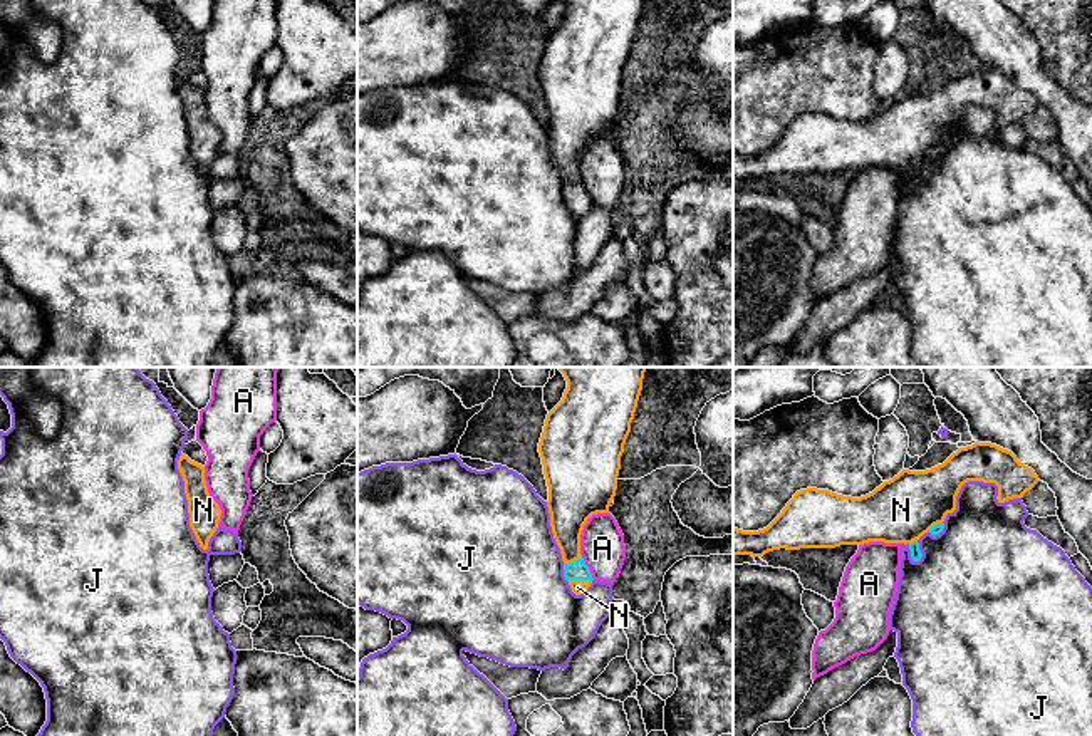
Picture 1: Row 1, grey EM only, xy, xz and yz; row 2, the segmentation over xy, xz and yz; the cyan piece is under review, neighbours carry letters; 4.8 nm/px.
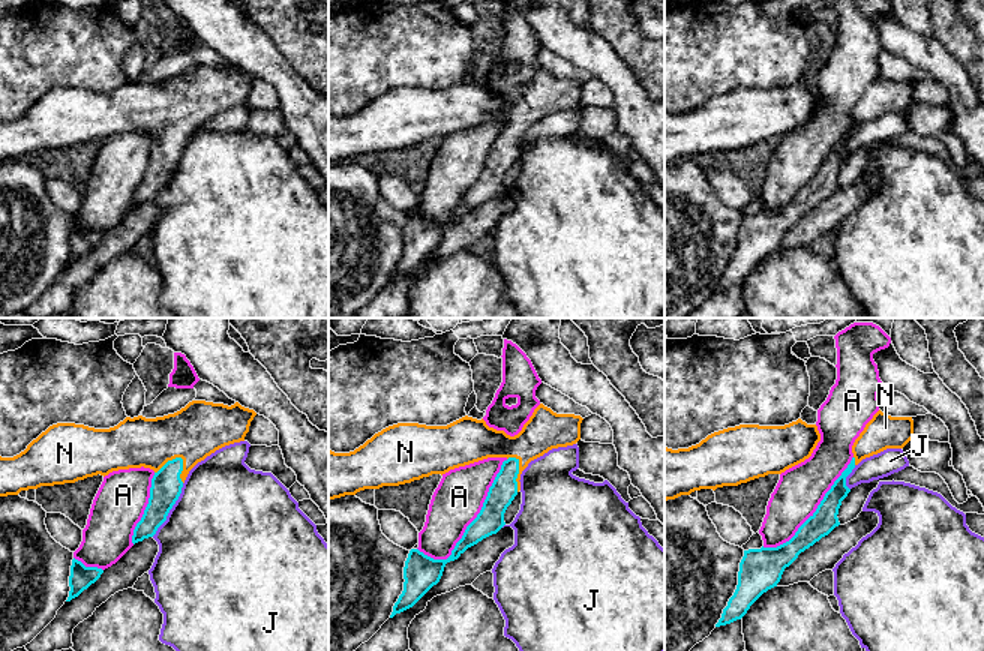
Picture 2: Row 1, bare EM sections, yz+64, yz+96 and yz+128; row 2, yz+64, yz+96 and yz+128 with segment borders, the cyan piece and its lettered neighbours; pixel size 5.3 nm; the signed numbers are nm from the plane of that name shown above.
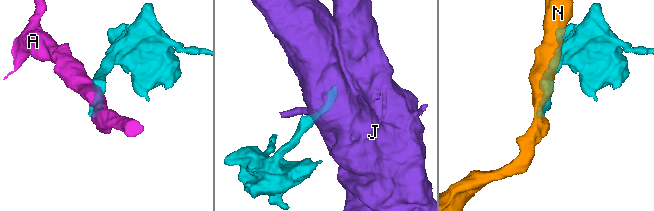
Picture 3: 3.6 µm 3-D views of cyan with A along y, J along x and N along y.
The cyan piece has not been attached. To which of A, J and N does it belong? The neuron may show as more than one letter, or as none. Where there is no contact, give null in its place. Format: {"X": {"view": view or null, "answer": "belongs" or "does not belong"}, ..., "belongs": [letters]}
{"A": {"view": "xz", "answer": "does not belong"}, "J": {"view": "yz", "answer": "does not belong"}, "N": {"view": "xz", "answer": "belongs"}, "belongs": ["N"]}

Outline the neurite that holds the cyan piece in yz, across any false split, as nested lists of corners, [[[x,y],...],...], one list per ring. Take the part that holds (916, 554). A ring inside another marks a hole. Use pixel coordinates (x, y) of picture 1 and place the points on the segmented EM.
[[[976,441],[931,469],[902,469],[861,498],[800,490],[767,528],[743,531],[733,526],[733,555],[884,542],[907,545],[913,562],[919,562],[918,540],[928,531],[933,536],[943,531],[943,521],[956,510],[956,496],[968,481],[995,483],[996,500],[1005,503],[1023,498],[1040,479],[1011,451]]]

